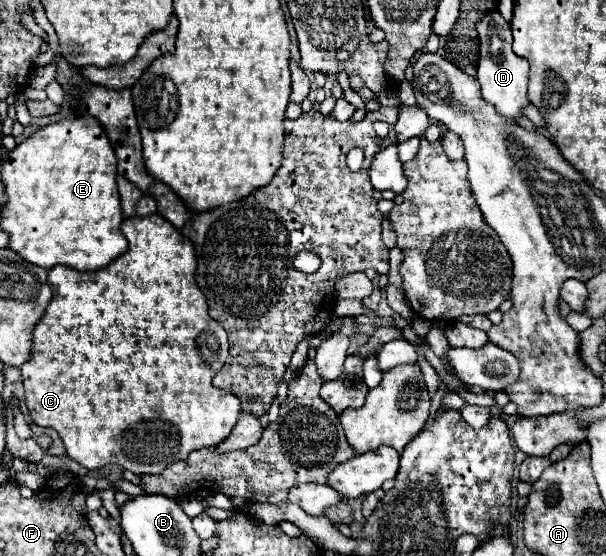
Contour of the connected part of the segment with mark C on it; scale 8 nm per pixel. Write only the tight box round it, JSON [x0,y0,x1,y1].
[22,214,240,474]

